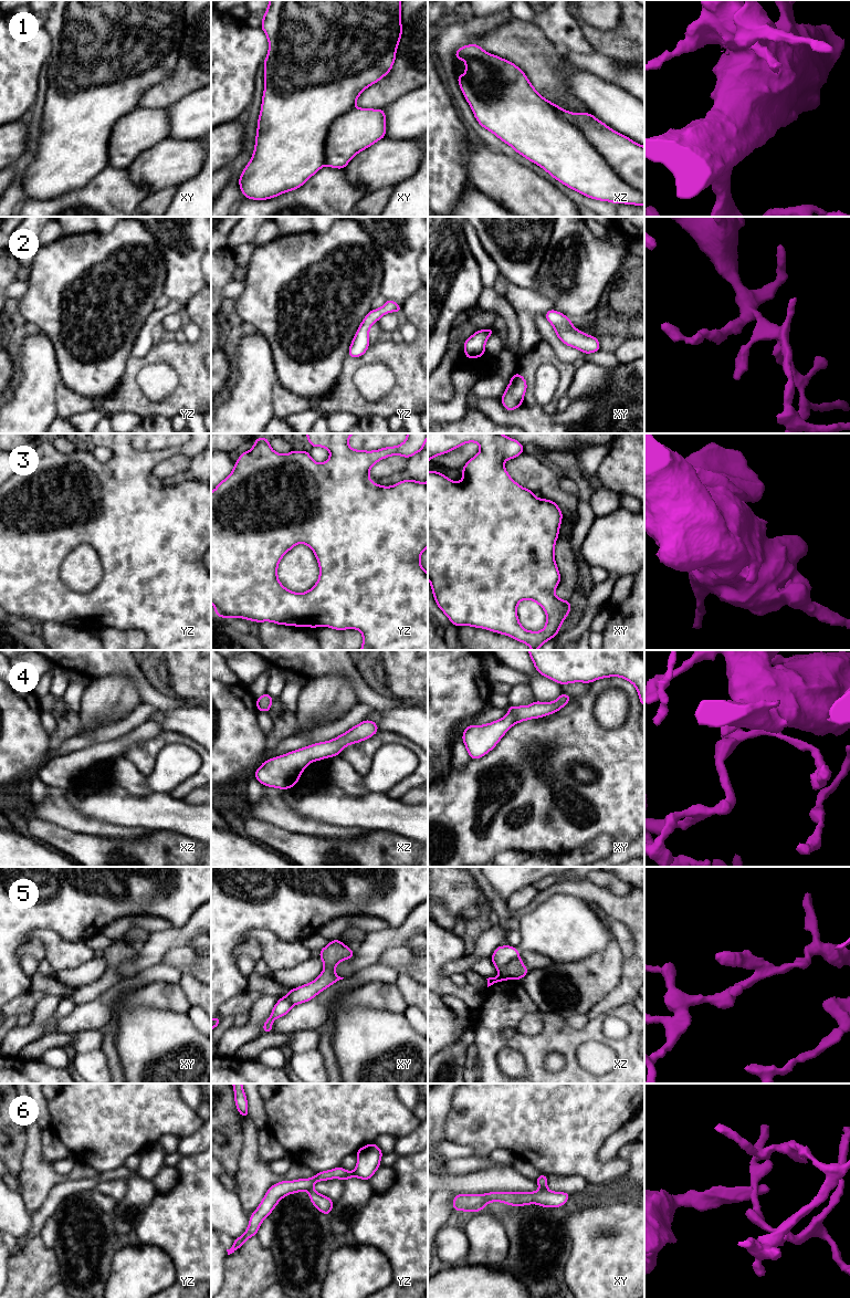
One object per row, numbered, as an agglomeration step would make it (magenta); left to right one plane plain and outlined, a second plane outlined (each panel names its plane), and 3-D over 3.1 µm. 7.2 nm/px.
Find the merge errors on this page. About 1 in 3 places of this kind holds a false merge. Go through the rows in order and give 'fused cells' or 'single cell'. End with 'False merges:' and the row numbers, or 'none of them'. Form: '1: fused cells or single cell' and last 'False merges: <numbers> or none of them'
1: fused cells
2: single cell
3: single cell
4: single cell
5: fused cells
6: fused cells
False merges: 1, 5, 6

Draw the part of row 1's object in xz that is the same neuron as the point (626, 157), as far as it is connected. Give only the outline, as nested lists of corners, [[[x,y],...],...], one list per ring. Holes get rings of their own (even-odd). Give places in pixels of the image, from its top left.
[[[549,102],[557,114],[583,132],[615,172],[644,195],[644,146],[619,134],[588,113],[570,113]]]

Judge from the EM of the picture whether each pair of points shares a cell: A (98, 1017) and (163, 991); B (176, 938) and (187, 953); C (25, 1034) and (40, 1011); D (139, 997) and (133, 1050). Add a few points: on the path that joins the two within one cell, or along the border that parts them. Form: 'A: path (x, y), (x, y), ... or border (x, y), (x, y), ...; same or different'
A: border (128, 992), (116, 1001), (111, 1018), (103, 1029); different
B: border (187, 944), (171, 948), (165, 954), (161, 962); different
C: path (31, 1028), (40, 1019), (40, 1016); same
D: border (164, 1011), (133, 1007), (123, 1009), (116, 1021); different

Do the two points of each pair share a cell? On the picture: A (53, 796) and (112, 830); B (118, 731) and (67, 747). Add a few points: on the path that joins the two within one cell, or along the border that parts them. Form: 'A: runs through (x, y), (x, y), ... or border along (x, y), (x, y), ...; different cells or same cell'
A: runs through (66, 812), (79, 824), (96, 828); same cell
B: runs through (106, 734), (80, 742); same cell

